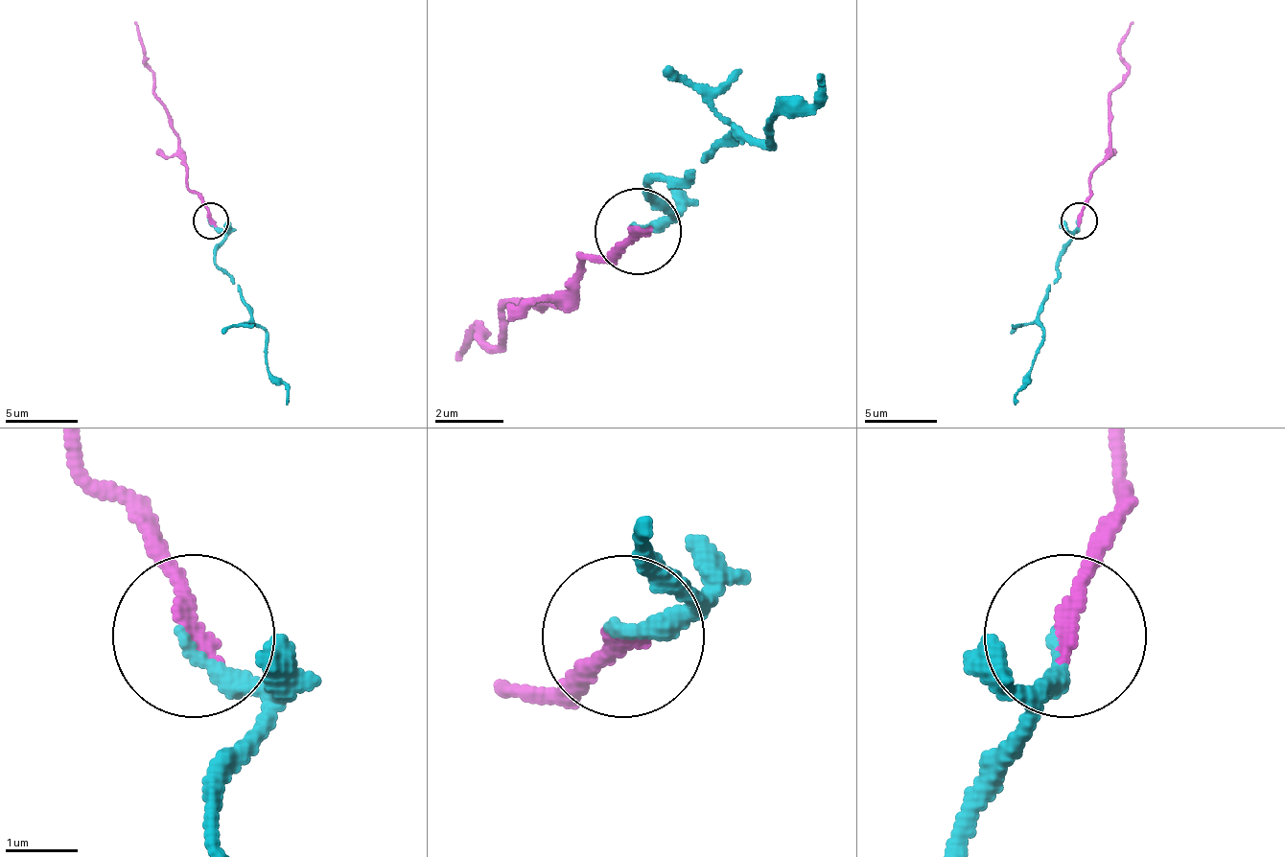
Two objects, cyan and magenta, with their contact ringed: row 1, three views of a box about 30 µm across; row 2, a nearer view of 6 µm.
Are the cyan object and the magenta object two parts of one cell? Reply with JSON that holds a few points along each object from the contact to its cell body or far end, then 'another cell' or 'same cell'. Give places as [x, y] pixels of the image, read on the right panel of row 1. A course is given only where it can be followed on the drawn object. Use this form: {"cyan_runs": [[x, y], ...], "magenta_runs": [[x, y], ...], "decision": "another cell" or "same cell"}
{"cyan_runs": [[1080, 221], [1039, 309], [1043, 334], [1033, 370], [1018, 391], [1015, 405]], "magenta_runs": [[1080, 221], [1109, 134], [1109, 95], [1123, 81], [1120, 40], [1134, 22]], "decision": "same cell"}

